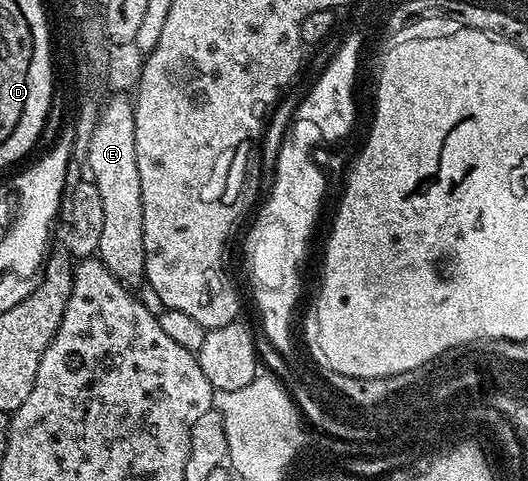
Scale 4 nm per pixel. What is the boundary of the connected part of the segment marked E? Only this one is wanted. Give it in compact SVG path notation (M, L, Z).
M115 93L98 111L98 119L89 141L85 169L90 169L89 177L100 192L100 201L104 207L104 229L100 232L100 244L97 257L124 285L138 288L143 285L146 276L144 260L144 200L140 196L140 168L136 168L136 120L133 101L125 93Z

